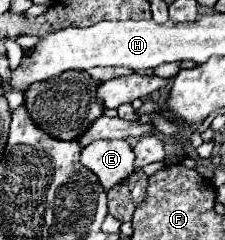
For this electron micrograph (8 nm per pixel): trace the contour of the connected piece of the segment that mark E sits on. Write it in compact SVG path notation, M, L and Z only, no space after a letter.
M99 139L81 151L81 163L99 177L99 183L105 189L131 175L135 169L133 159L135 153L125 139Z

